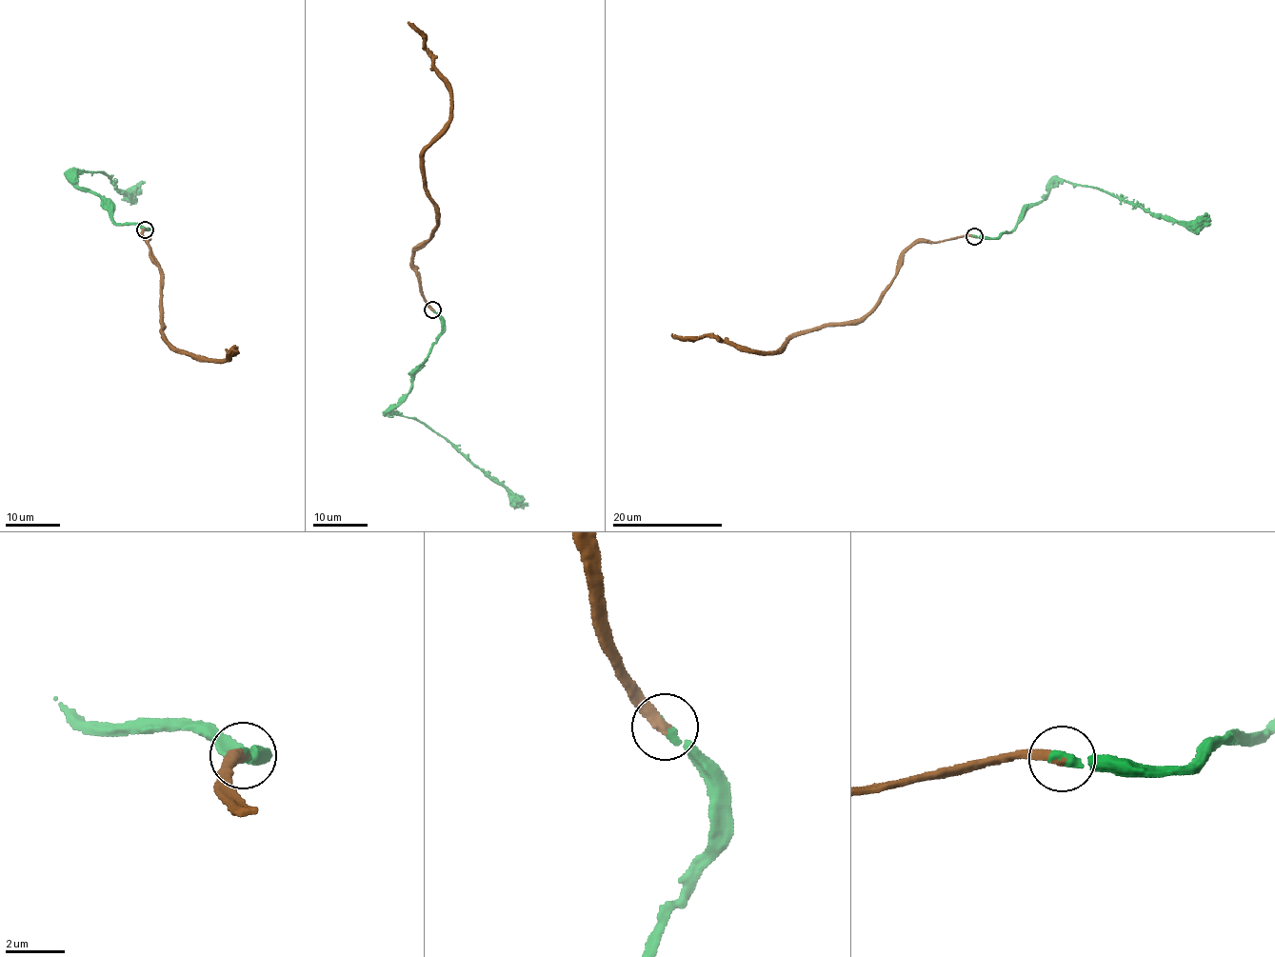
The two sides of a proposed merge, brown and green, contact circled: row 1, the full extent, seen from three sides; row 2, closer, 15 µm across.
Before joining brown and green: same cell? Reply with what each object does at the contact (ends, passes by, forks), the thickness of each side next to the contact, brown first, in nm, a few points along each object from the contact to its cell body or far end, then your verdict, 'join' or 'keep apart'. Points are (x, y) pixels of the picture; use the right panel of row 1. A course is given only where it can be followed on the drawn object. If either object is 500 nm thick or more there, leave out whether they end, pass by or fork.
brown ends | green ends | 400/320 nm | brown via (973, 235), (918, 242), (875, 308), (859, 318), (787, 336), (775, 350), (743, 351), (711, 337), (670, 335) | green via (973, 235), (998, 238), (1013, 231), (1061, 181), (1123, 196), (1164, 218), (1191, 222), (1206, 213) | join

